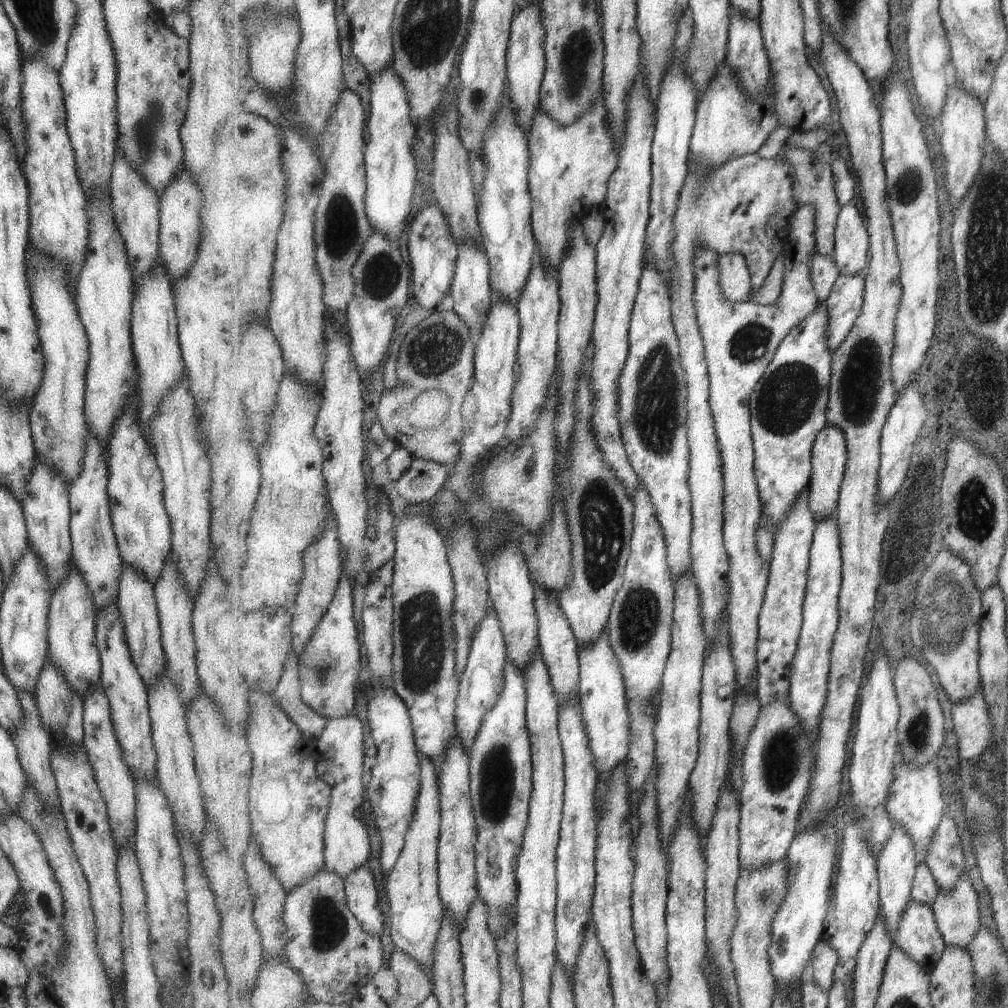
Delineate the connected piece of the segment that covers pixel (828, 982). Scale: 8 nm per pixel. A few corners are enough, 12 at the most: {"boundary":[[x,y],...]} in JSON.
{"boundary":[[821,941],[811,960],[811,977],[827,992],[835,982],[838,952]]}

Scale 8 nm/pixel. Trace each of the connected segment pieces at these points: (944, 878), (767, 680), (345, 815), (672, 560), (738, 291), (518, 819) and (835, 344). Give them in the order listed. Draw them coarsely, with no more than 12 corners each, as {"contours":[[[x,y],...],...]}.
{"contours":[[[945,815],[926,860],[940,892],[965,870],[957,822]],[[807,488],[774,540],[757,643],[761,707],[787,699],[817,523]],[[330,719],[313,752],[332,801],[326,870],[371,858],[363,804],[363,724]],[[644,265],[620,378],[629,460],[692,570],[688,374],[669,283]],[[720,256],[720,283],[733,302],[748,300],[752,273],[744,256]],[[509,661],[470,754],[488,927],[516,922],[533,792],[524,674]],[[842,274],[825,302],[833,353],[864,307],[864,276]]]}

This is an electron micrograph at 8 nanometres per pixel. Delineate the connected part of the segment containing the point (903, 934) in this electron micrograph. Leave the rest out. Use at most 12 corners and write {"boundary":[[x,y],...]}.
{"boundary":[[912,898],[896,938],[933,970],[948,945],[932,906]]}

